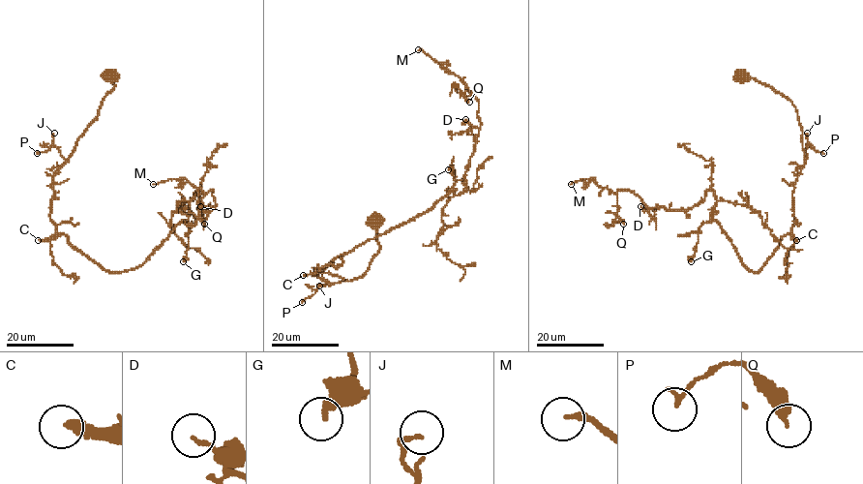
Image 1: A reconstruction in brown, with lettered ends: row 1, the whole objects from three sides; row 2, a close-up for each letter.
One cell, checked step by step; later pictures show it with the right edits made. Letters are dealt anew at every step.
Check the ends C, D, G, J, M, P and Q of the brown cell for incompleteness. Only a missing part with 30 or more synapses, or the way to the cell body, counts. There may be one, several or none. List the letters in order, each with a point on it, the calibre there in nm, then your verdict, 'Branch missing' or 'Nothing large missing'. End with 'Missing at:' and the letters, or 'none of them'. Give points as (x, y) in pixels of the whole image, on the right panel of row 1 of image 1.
C: Place: (796, 240). Thickness 280 nm. Branch missing
D: Place: (640, 206). Thickness 110 nm. Nothing large missing
G: Place: (691, 261). Thickness 320 nm. Nothing large missing
J: Place: (807, 133). Thickness 130 nm. Nothing large missing
M: Place: (571, 184). Thickness 170 nm. Branch missing
P: Place: (823, 153). Thickness 170 nm. Nothing large missing
Q: Place: (623, 224). Thickness 400 nm. Nothing large missing
Missing at: C, M

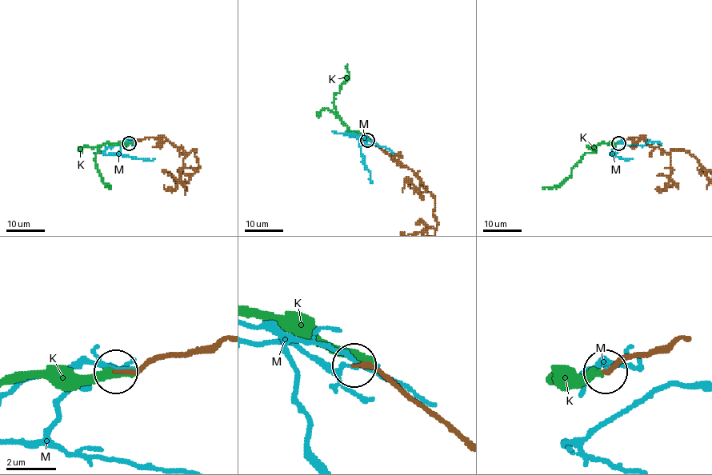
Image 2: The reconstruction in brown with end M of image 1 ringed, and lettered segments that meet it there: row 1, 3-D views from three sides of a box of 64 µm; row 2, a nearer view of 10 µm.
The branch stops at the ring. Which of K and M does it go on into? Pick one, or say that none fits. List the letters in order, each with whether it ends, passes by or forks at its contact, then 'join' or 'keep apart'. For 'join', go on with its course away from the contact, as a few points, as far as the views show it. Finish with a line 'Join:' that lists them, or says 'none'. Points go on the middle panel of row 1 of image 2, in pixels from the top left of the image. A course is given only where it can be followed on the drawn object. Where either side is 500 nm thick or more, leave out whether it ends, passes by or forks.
K: it ends; keep apart
M: it ends; keep apart
Join: none

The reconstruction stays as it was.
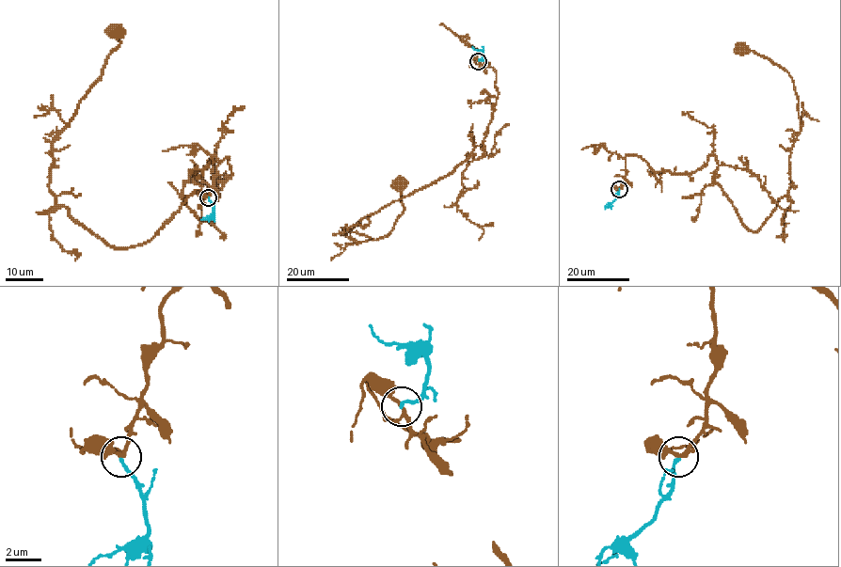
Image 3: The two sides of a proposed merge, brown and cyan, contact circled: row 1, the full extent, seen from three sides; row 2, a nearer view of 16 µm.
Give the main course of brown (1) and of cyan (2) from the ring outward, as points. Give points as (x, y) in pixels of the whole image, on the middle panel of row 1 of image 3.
1: (478, 61), (495, 71), (498, 95), (483, 155), (346, 234), (388, 234), (404, 210), (401, 184)
2: (478, 61), (483, 54), (473, 47)

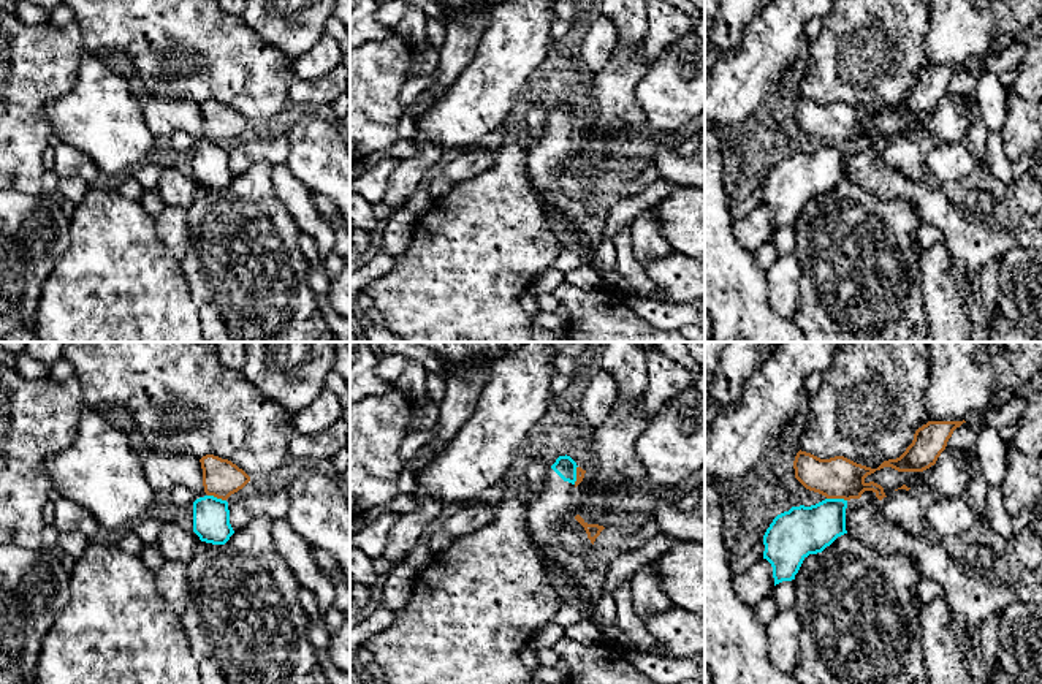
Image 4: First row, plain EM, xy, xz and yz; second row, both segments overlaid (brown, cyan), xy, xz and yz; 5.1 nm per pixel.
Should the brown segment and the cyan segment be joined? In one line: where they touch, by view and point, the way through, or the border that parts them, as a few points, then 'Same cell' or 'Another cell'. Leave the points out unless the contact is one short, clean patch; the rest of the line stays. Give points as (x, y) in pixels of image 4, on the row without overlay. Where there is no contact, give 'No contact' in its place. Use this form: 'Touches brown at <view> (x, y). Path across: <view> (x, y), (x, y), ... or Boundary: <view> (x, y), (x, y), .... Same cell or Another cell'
Touches brown at yz (836, 143). Boundary: yz (827, 143), (843, 143), (846, 146). Another cell

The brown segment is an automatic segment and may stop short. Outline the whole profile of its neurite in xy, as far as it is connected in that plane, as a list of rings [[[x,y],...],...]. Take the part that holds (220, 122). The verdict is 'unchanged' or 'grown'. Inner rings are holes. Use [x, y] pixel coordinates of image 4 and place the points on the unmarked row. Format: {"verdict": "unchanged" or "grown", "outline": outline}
{"verdict": "unchanged", "outline": [[[206,100],[200,108],[203,114],[203,131],[207,141],[226,146],[250,127],[250,122],[228,104]]]}

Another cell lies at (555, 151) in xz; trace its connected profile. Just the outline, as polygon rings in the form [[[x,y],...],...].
[[[559,101],[548,112],[542,138],[529,146],[527,171],[534,190],[543,200],[543,218],[562,249],[570,247],[572,220],[561,207],[559,174],[576,162],[575,127],[576,108],[570,101]]]

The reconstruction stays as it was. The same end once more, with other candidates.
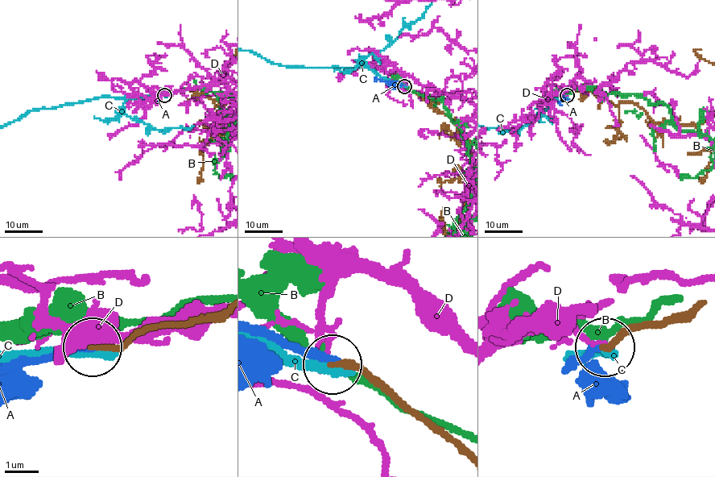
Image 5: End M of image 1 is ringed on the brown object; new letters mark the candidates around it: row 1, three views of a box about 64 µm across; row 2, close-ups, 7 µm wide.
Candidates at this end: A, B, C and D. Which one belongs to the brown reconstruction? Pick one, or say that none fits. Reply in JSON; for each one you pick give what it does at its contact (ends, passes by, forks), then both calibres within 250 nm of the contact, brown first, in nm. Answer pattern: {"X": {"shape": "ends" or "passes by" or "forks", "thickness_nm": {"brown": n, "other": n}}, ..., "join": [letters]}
{"A": {"shape": "ends", "thickness_nm": {"brown": 190, "other": 240}}, "join": ["A"]}

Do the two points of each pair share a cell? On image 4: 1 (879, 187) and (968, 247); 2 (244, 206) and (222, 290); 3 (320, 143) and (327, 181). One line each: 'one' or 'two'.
1: one
2: one
3: one

